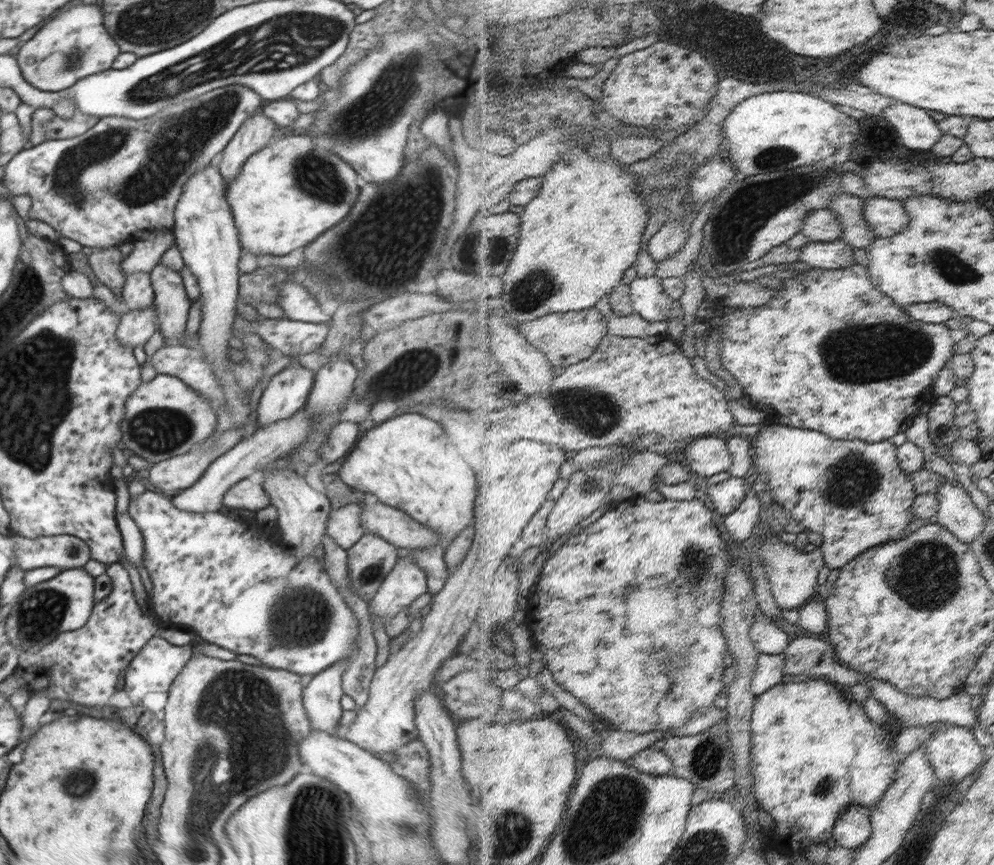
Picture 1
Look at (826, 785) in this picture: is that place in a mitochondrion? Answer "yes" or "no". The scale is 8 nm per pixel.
yes

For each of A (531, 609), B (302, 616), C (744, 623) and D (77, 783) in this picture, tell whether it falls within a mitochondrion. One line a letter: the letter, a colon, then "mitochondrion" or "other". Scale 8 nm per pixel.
A: other
B: mitochondrion
C: other
D: mitochondrion

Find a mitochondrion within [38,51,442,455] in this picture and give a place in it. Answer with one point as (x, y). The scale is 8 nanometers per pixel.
(185, 132)

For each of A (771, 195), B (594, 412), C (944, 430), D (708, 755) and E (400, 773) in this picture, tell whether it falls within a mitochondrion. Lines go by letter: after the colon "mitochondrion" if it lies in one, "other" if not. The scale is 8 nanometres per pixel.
A: mitochondrion
B: mitochondrion
C: mitochondrion
D: mitochondrion
E: other

